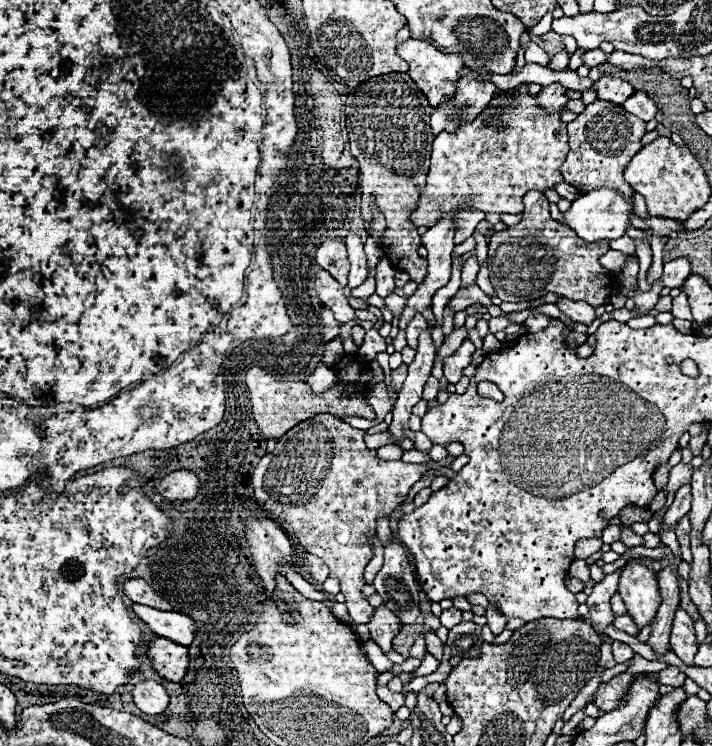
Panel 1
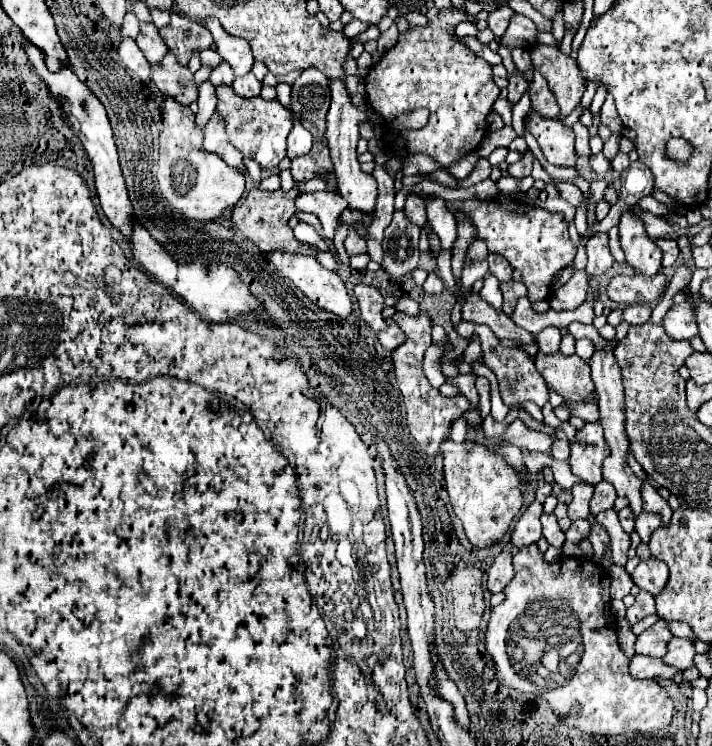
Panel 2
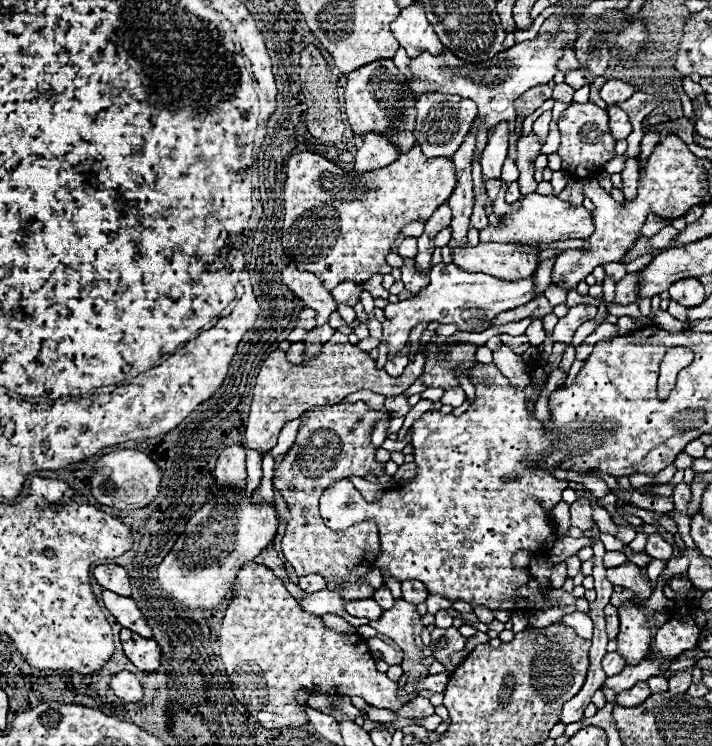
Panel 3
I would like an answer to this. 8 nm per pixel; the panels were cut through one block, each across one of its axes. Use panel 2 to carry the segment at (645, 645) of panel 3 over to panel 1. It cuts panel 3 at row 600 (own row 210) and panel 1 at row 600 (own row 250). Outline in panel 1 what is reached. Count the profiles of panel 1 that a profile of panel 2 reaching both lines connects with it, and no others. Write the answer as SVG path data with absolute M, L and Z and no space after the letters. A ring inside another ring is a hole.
M642 558L630 560L622 570L618 592L638 628L652 622L656 608L660 606L660 590L656 572L650 564L642 564Z

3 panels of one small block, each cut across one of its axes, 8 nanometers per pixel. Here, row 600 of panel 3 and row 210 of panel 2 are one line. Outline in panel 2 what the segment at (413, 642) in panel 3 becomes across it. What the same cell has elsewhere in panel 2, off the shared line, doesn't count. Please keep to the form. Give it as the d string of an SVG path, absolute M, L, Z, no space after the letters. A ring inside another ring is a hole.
M396 210L390 226L384 230L384 264L382 268L392 280L400 282L418 266L418 238L420 226L416 226L404 210Z

